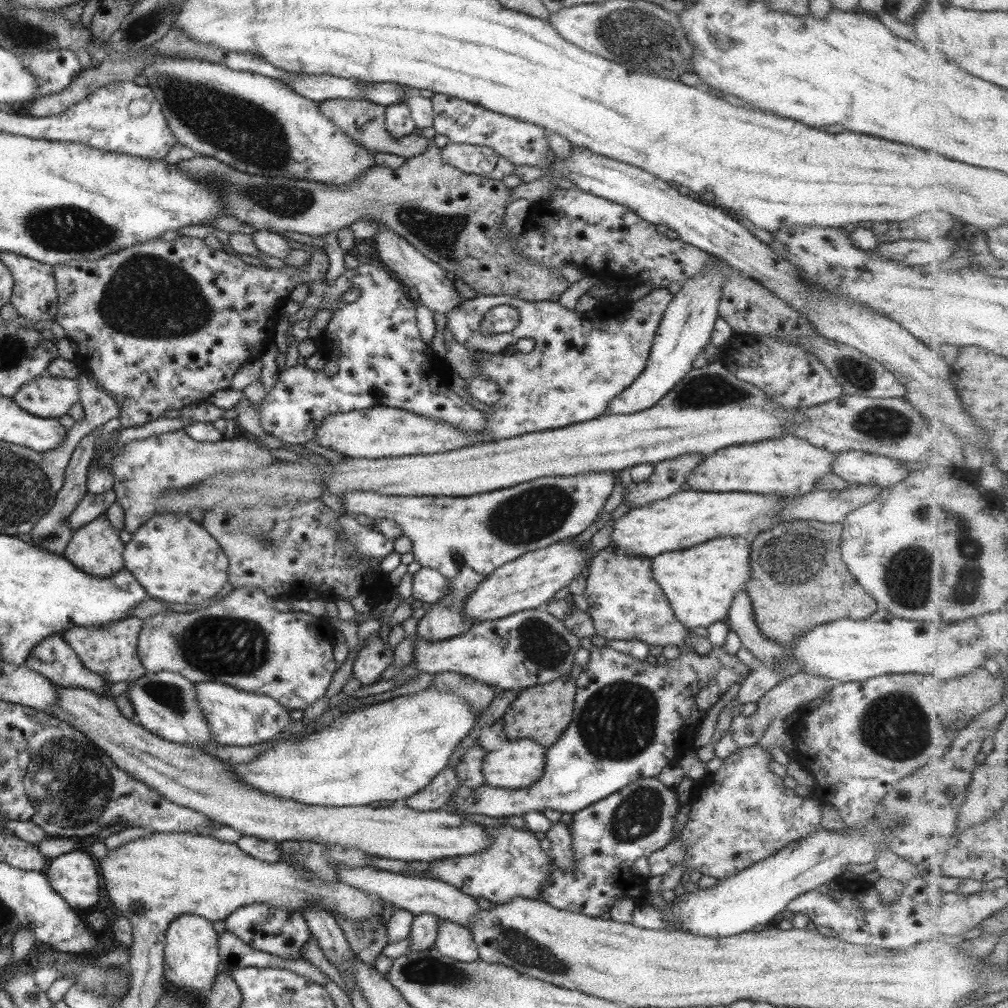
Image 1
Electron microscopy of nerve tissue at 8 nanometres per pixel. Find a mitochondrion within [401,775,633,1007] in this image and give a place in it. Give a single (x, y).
(511, 942)

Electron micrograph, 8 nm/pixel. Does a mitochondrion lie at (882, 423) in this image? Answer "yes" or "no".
yes

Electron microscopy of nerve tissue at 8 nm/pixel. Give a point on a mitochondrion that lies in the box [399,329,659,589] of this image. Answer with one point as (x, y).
(530, 517)

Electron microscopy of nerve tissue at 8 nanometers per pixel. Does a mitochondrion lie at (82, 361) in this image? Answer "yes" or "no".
no

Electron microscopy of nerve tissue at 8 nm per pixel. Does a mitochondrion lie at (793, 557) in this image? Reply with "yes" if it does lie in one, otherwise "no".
yes

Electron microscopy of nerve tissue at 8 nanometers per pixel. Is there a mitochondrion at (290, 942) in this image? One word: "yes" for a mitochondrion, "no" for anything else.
no

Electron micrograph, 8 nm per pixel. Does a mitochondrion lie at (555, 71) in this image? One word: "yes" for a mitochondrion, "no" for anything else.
no

